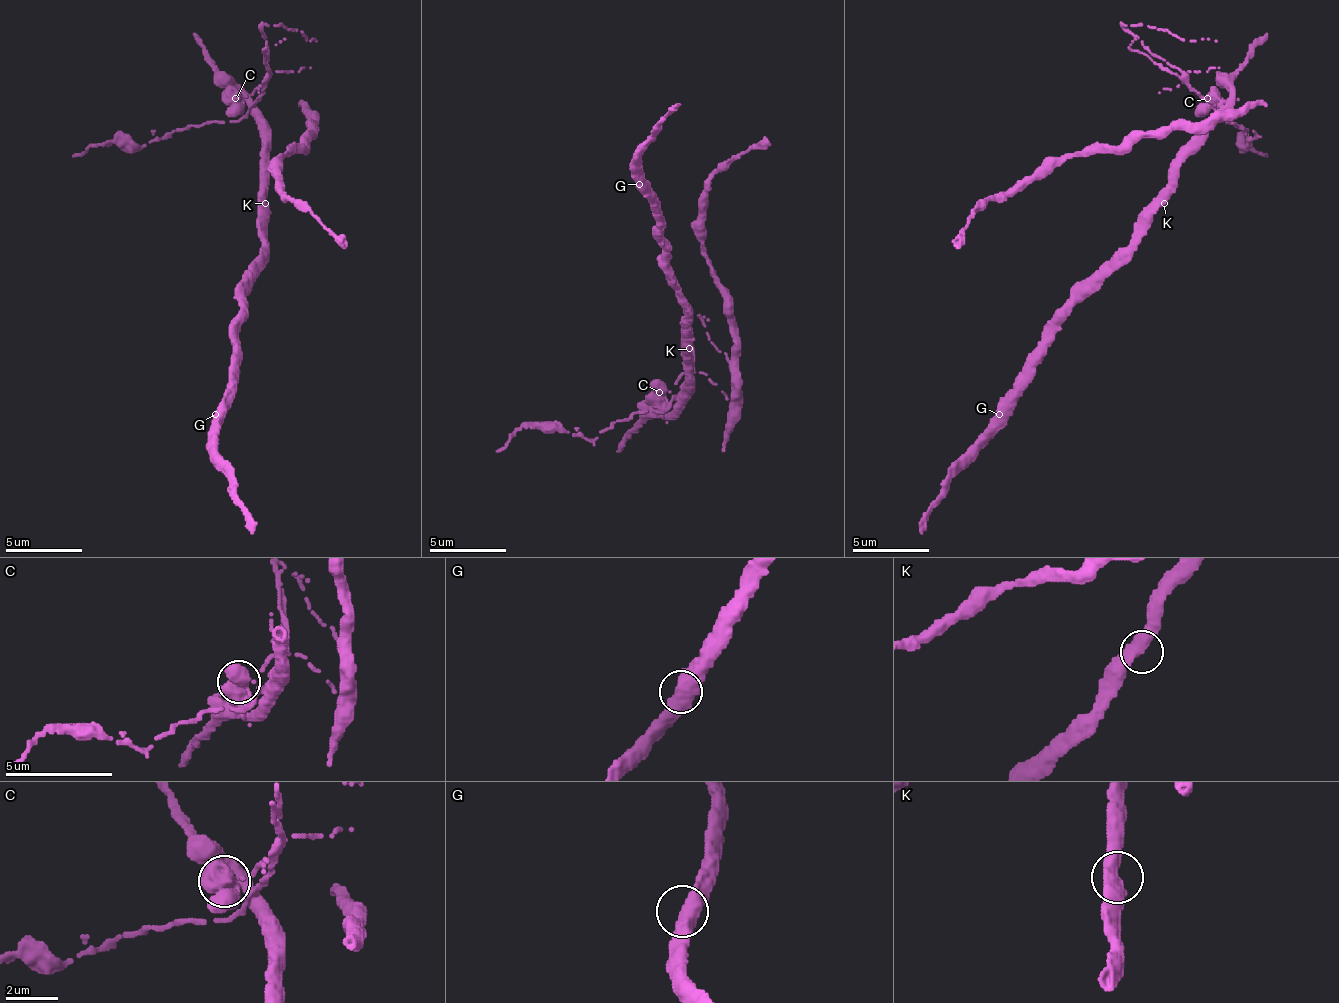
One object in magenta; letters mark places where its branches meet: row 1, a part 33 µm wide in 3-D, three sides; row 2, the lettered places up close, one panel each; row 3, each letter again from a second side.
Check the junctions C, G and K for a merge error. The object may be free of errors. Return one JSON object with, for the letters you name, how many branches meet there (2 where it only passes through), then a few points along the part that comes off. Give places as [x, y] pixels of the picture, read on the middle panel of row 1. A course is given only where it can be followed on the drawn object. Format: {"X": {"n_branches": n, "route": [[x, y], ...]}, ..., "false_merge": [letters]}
{"C": {"n_branches": 2, "route": [[658, 391], [673, 383], [681, 387], [666, 410], [639, 410], [593, 440], [562, 429], [520, 429], [497, 452]]}, "false_merge": ["C"]}

